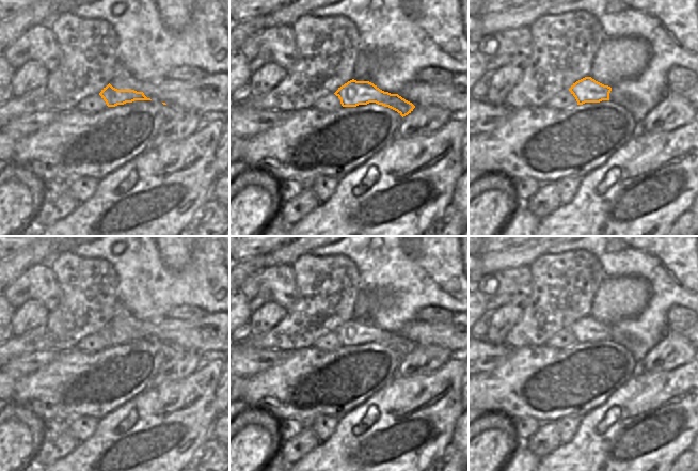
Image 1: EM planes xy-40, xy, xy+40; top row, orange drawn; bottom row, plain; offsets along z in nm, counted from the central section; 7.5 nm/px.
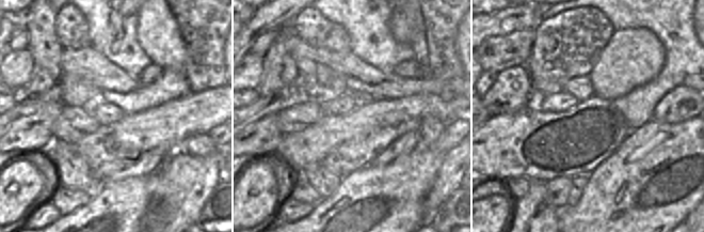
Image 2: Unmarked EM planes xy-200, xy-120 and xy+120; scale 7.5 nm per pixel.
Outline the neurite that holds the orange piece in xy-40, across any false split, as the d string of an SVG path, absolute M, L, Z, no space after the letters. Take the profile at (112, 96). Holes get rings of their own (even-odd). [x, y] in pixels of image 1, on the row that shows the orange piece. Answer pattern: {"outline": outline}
{"outline": "M110 83L101 90L99 95L106 101L108 107L115 107L134 100L152 100L150 98L147 98L143 92L137 92L134 90L117 90Z"}

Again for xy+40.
{"outline": "M585 77L573 83L569 91L575 97L577 105L583 105L609 100L612 88L596 81L591 77Z"}

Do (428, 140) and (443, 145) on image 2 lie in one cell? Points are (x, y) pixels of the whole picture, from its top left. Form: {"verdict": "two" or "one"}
{"verdict": "two"}

